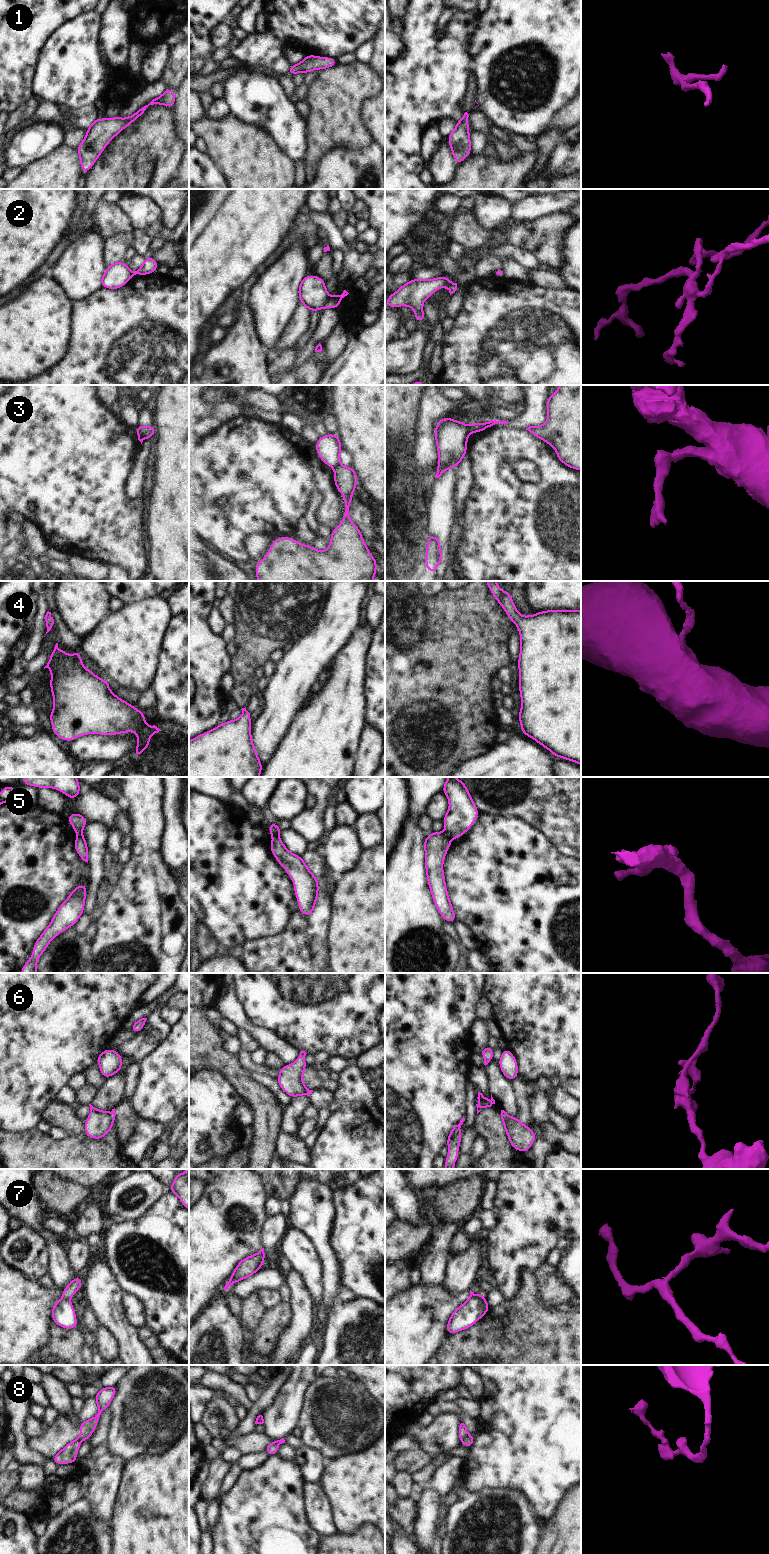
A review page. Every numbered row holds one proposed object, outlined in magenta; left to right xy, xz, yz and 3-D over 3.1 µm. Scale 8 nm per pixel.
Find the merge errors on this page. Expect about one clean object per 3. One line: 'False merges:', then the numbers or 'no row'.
False merges: 2, 3, 5, 6, 7, 8

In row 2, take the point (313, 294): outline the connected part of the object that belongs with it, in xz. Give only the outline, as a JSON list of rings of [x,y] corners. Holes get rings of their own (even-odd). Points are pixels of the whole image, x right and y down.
[[[304,276],[298,288],[298,297],[309,311],[319,311],[325,308],[330,298],[325,287],[326,281],[319,276]]]

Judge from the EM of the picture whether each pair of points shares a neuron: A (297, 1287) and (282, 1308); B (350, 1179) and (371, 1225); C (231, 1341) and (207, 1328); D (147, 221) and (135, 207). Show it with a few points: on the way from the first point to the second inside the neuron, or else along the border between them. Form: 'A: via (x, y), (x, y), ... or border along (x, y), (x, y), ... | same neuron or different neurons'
A: border along (289, 1303), (291, 1318), (288, 1327) | different neurons
B: border along (359, 1179), (351, 1185), (341, 1188) | different neurons
C: via (225, 1341), (222, 1341), (213, 1334) | same neuron
D: via (146, 218), (138, 210) | same neuron

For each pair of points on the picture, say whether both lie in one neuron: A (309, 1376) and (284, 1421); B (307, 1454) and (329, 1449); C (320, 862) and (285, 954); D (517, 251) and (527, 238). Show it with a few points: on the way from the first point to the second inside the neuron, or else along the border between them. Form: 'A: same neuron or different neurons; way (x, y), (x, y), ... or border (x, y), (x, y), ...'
A: same neuron; way (298, 1387), (294, 1391), (286, 1410)
B: different neurons; border (305, 1443), (317, 1449), (328, 1460)
C: same neuron; way (321, 885), (321, 917), (308, 931)
D: different neurons; border (509, 241), (531, 250), (539, 261)

